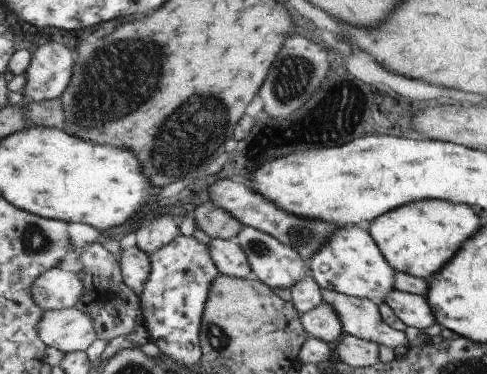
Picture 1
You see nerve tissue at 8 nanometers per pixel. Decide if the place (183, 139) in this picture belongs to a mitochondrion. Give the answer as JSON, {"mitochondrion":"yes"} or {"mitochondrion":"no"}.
{"mitochondrion":"yes"}

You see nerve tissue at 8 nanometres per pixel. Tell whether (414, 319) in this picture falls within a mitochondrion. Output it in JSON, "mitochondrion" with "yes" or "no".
{"mitochondrion":"no"}

